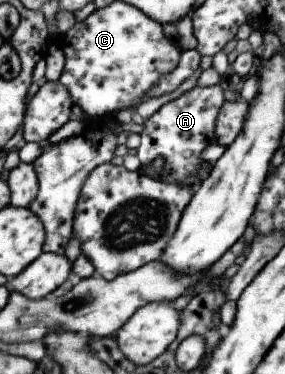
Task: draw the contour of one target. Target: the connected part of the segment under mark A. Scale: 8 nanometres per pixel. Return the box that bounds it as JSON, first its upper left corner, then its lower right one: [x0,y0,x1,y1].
[136,84,225,188]

